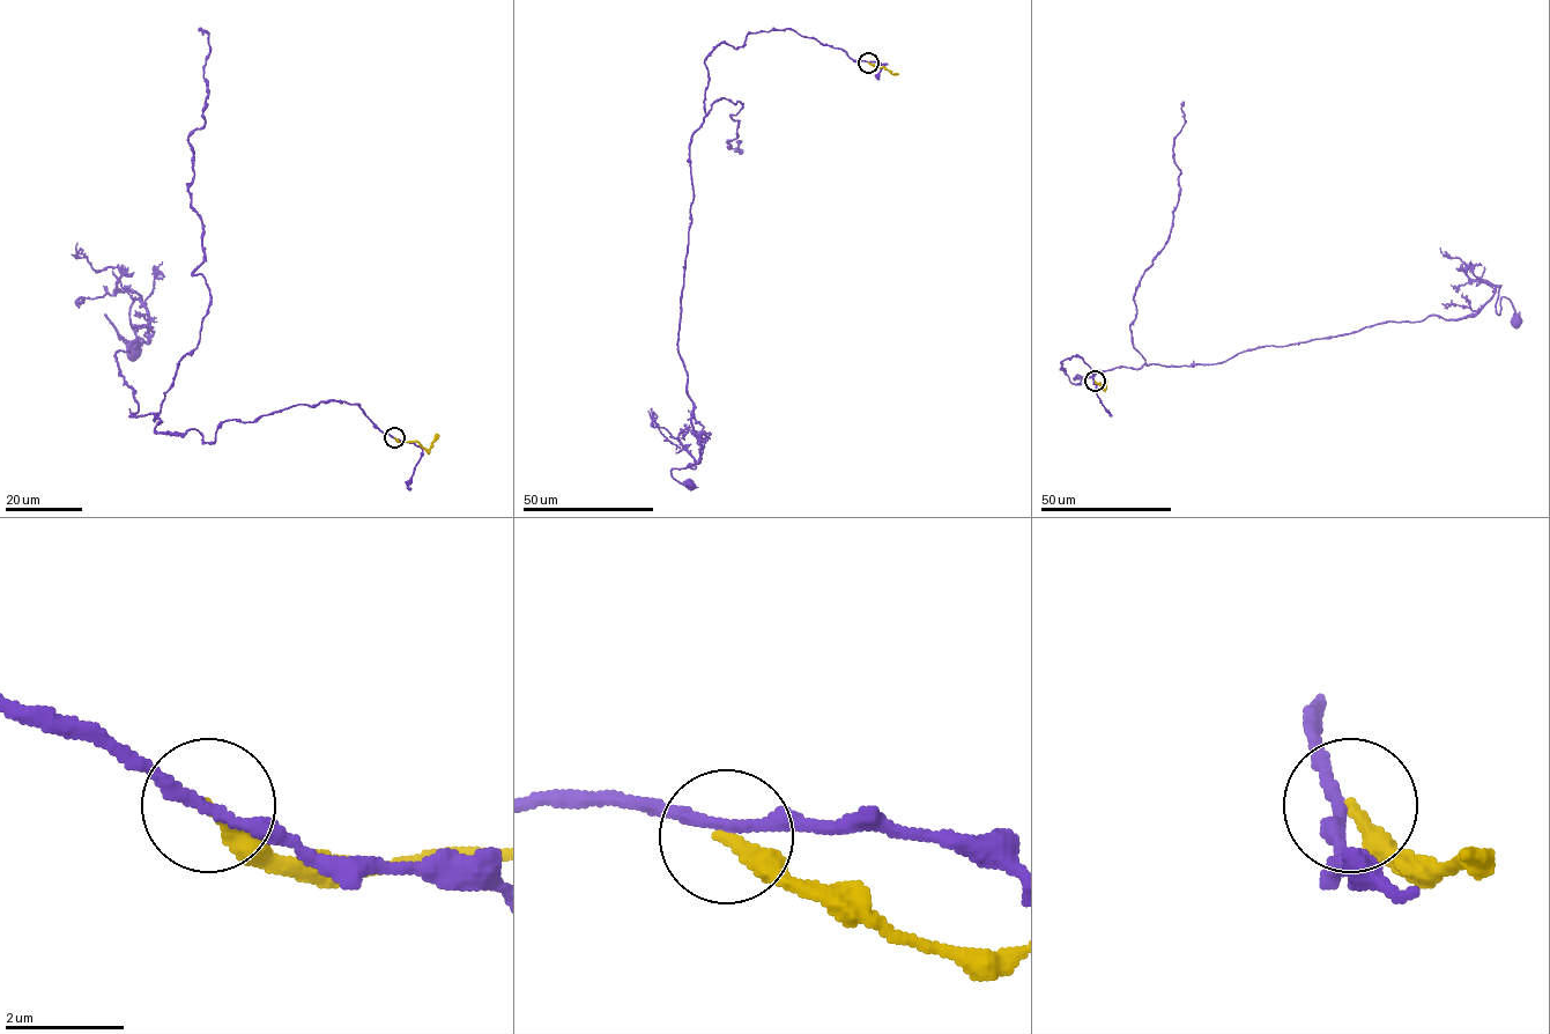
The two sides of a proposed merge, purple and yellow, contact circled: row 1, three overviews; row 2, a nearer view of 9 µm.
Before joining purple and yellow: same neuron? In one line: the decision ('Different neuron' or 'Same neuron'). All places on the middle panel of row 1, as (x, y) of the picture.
Different neuron

